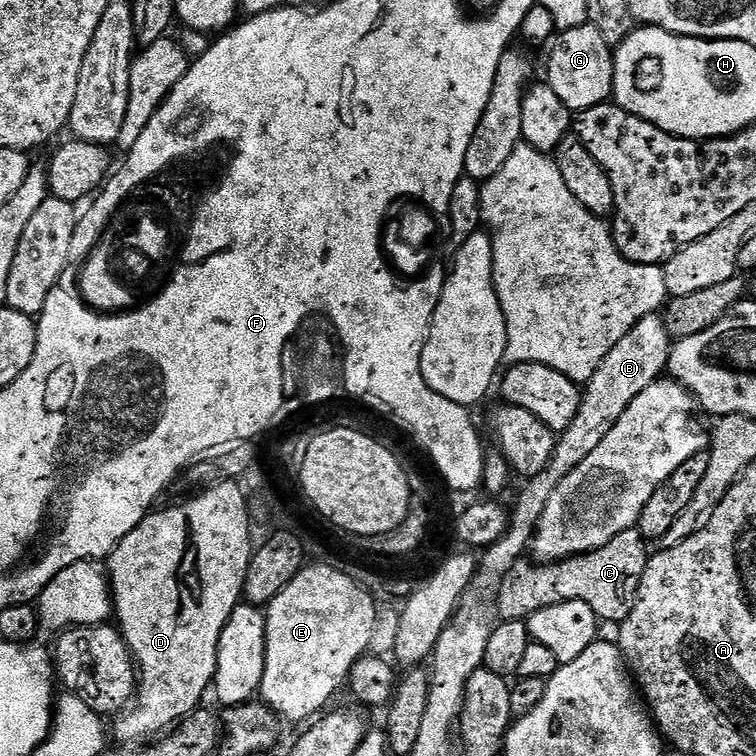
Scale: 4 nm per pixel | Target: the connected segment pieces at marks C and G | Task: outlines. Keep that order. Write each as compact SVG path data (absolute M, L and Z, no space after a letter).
M627 528L601 548L551 562L517 562L496 591L495 607L500 620L524 620L533 612L562 600L586 602L601 621L623 622L634 610L638 586L648 565L649 545L636 528Z
M586 23L565 32L557 31L551 44L546 83L552 87L554 94L558 94L558 98L562 98L564 105L573 114L609 103L613 99L614 48L606 42L606 38L602 38L593 24Z

